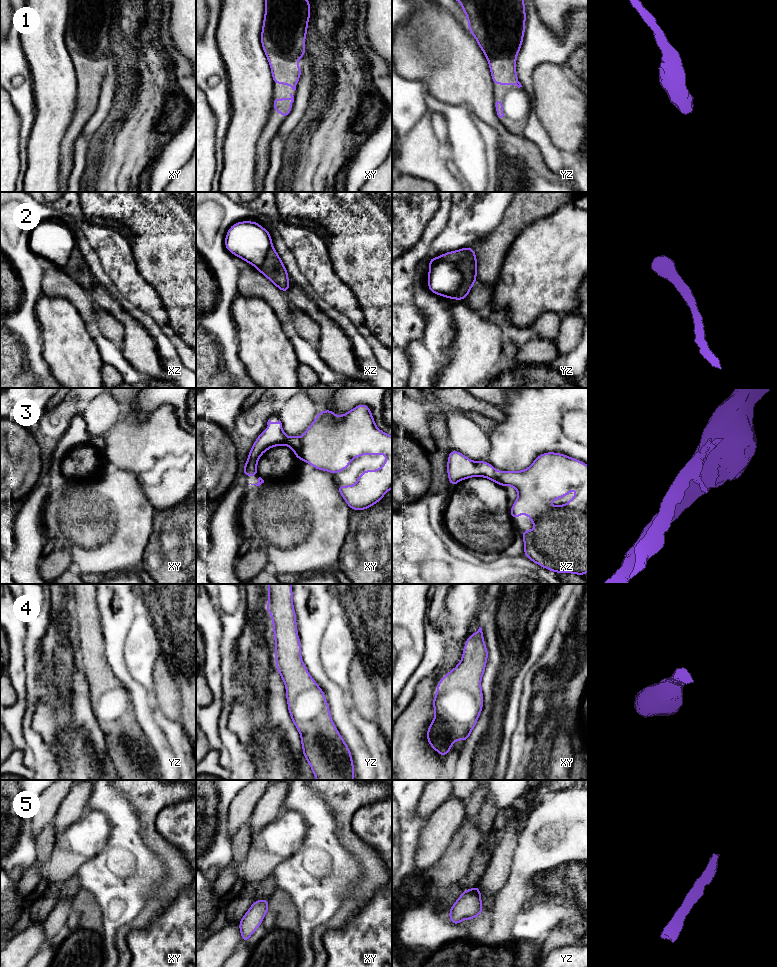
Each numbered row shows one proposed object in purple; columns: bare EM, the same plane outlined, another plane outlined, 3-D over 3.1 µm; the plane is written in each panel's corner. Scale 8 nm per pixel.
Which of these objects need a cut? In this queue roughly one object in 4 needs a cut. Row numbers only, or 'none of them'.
3

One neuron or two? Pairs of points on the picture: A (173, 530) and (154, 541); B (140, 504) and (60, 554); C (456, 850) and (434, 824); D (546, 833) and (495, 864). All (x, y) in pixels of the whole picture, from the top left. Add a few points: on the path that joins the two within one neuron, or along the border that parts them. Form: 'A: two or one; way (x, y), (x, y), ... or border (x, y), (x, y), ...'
A: one; way (168, 535), (162, 541), (159, 541)
B: two; border (70, 551), (72, 557), (71, 567)
C: two; border (448, 847), (433, 865)
D: two; border (519, 830), (511, 869), (507, 876)

